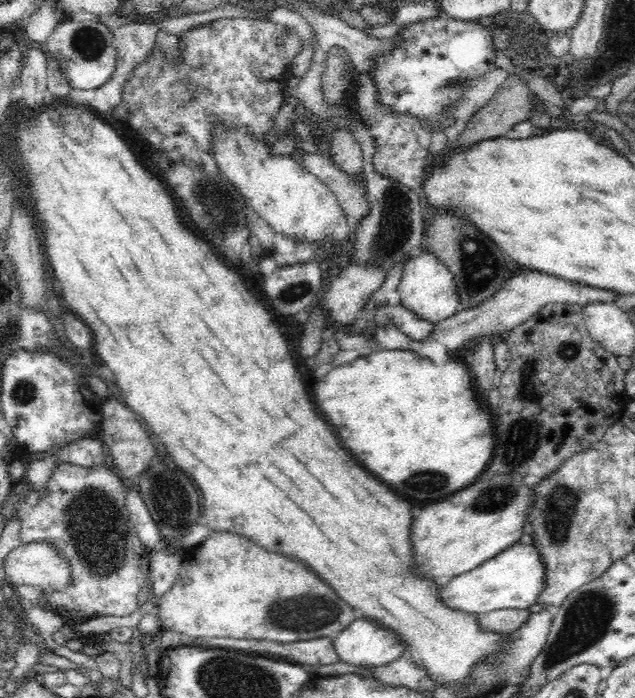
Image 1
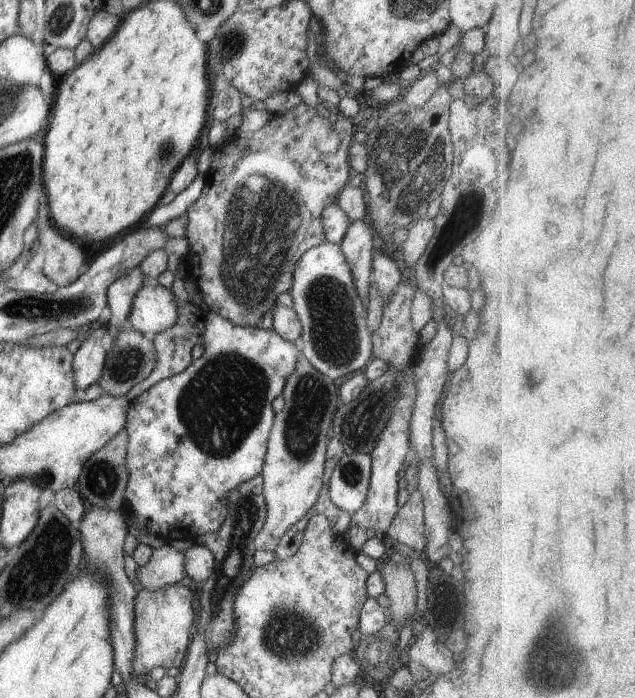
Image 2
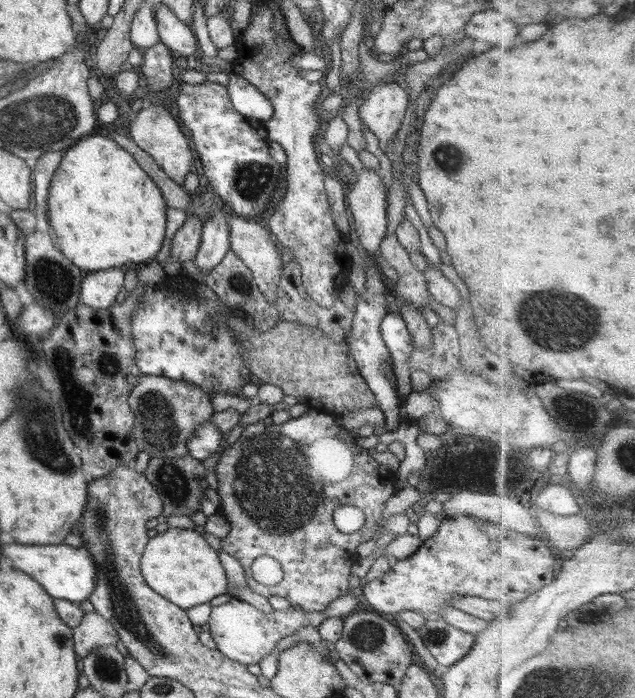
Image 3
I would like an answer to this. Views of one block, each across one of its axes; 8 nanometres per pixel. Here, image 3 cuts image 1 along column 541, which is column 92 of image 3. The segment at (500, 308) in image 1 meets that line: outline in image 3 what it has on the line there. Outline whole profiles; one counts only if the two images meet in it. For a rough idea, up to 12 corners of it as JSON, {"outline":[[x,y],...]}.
{"outline":[[109,268],[85,275],[81,301],[94,310],[116,302],[124,270]]}

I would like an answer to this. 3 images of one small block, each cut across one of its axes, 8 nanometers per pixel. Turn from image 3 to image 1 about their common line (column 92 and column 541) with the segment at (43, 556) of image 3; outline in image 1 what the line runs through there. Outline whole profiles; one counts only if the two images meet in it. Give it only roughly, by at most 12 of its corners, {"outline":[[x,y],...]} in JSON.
{"outline":[[513,544],[440,584],[448,609],[484,614],[536,605],[545,564]]}

